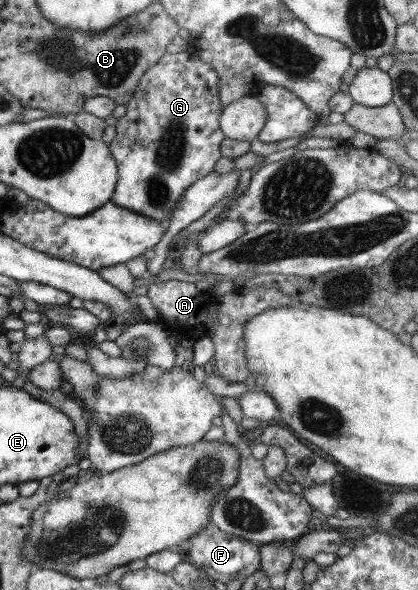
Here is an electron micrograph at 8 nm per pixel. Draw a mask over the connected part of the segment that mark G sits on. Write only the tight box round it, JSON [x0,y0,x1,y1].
[109,51,226,226]

